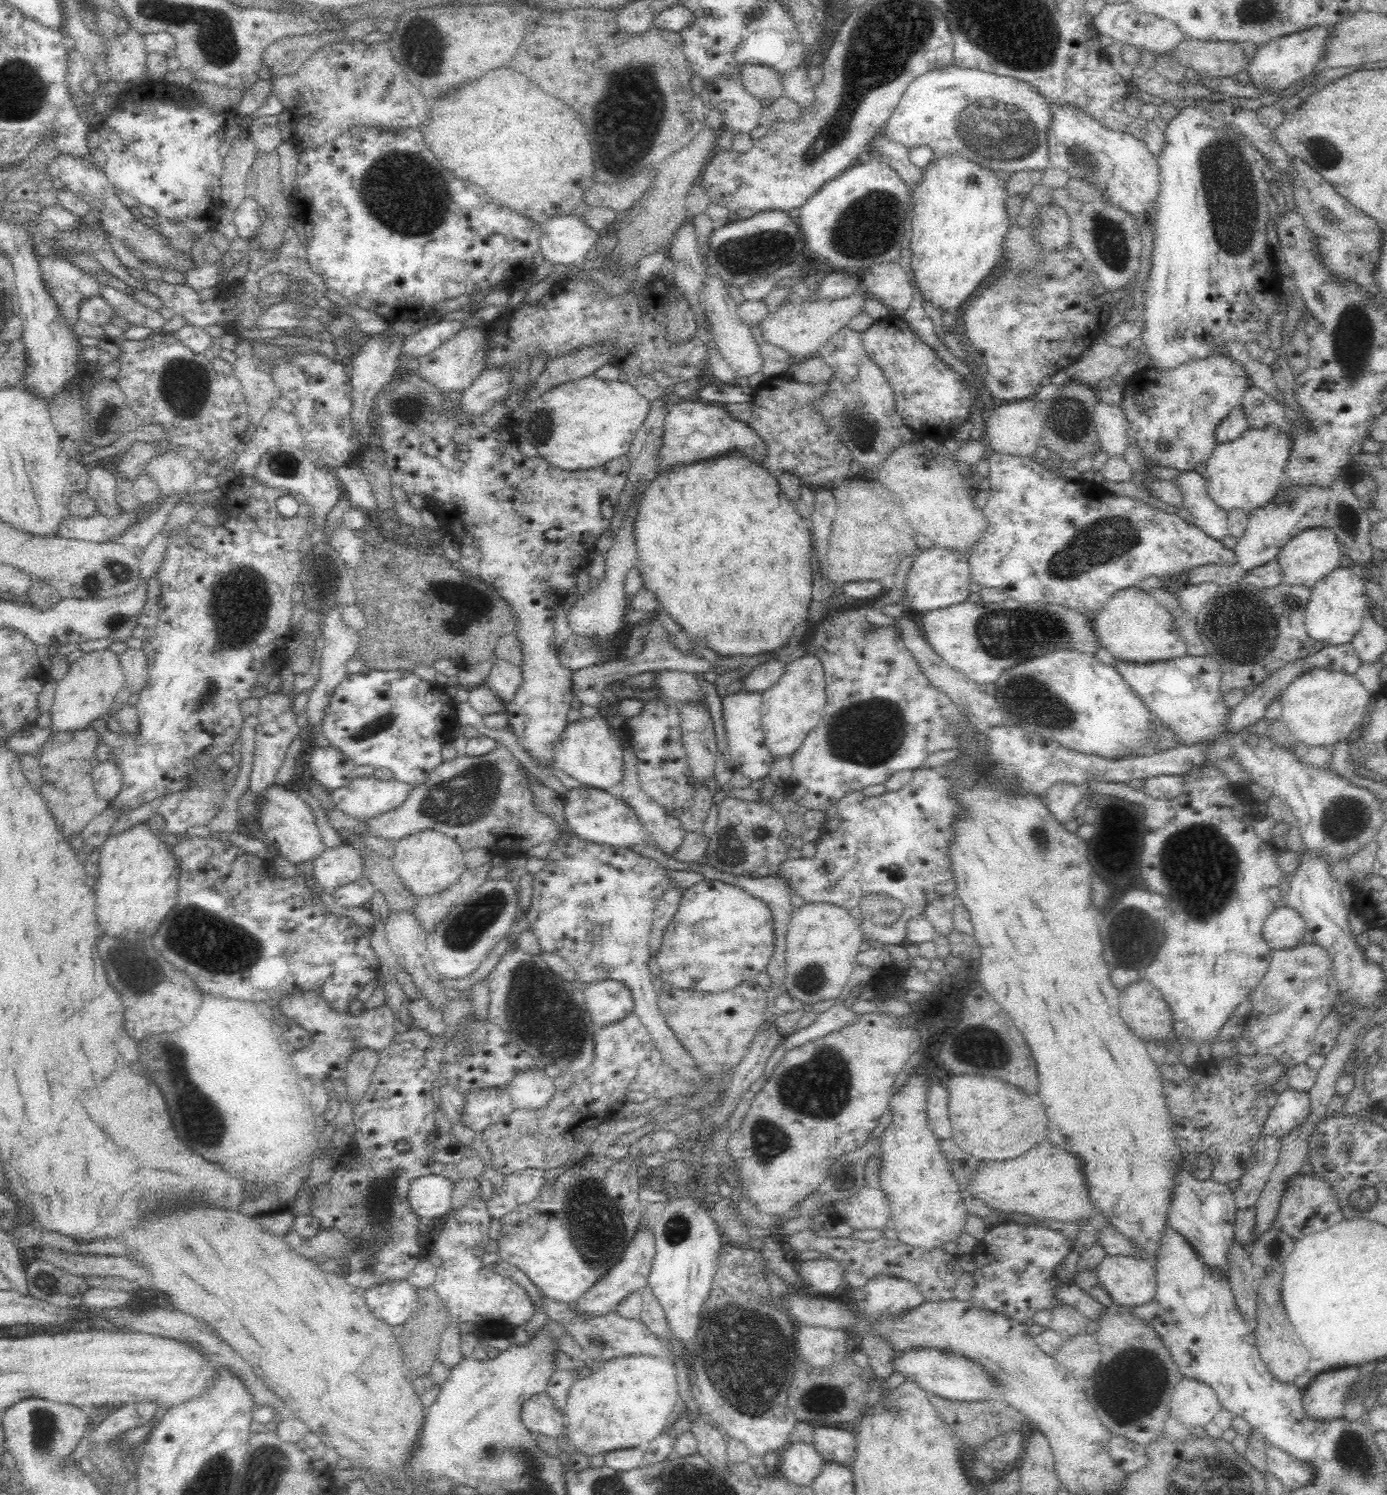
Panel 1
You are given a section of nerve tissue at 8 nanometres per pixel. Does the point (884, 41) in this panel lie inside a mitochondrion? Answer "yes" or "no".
yes

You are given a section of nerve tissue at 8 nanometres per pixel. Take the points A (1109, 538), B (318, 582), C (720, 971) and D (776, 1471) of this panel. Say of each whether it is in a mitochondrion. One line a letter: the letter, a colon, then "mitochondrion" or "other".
A: mitochondrion
B: mitochondrion
C: other
D: other

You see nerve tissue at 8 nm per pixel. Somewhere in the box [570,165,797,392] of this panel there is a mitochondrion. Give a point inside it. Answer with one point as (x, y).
(753, 253)

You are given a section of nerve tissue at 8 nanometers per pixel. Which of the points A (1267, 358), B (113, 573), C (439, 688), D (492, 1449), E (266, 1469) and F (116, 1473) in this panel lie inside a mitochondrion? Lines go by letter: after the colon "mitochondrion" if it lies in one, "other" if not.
A: other
B: mitochondrion
C: other
D: mitochondrion
E: mitochondrion
F: other

